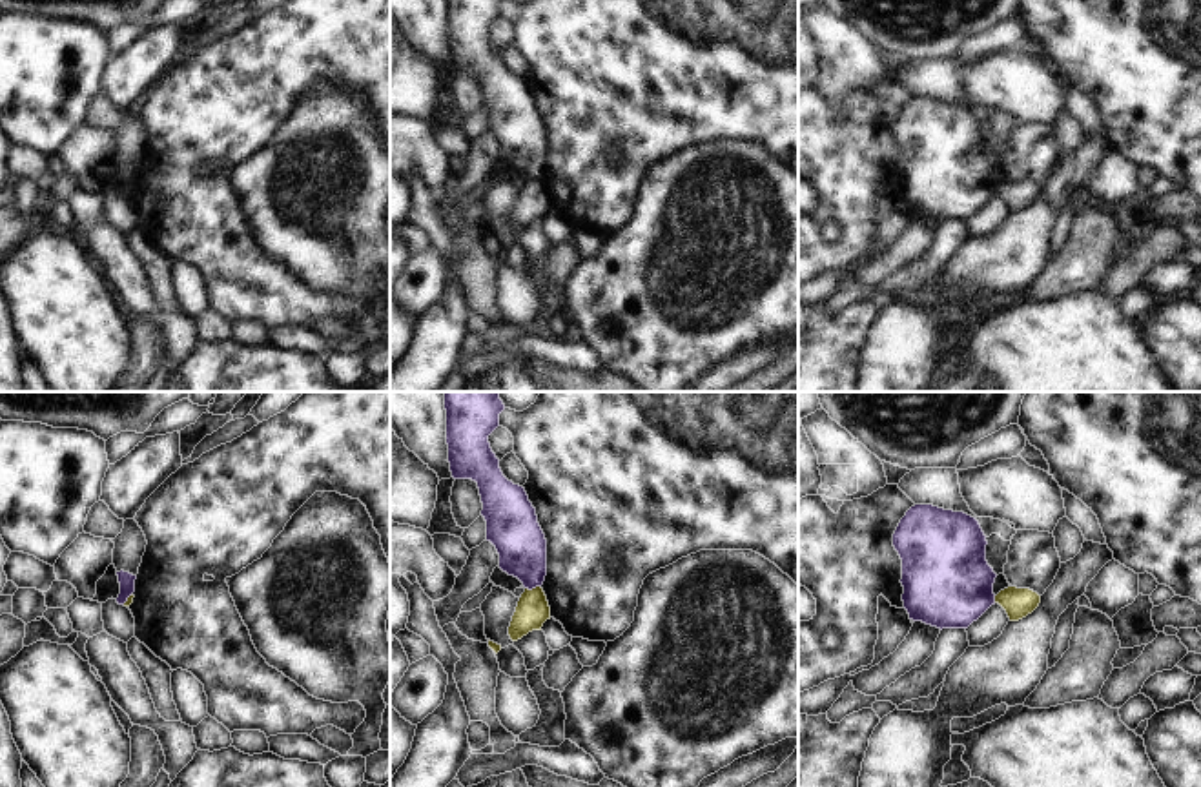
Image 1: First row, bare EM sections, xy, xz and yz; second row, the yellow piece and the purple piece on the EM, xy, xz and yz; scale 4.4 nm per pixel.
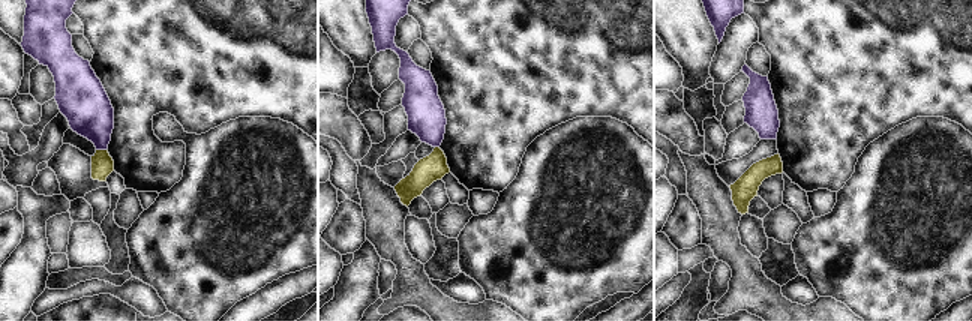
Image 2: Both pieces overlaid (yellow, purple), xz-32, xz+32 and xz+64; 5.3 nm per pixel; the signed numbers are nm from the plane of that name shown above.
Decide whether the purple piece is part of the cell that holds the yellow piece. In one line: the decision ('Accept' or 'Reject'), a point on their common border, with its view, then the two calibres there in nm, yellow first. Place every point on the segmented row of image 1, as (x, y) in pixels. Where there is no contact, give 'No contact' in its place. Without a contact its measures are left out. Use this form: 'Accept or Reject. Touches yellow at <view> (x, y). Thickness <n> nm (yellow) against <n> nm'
Reject. Touches yellow at xz (533, 589). Thickness 150 nm (yellow) against 220 nm.

